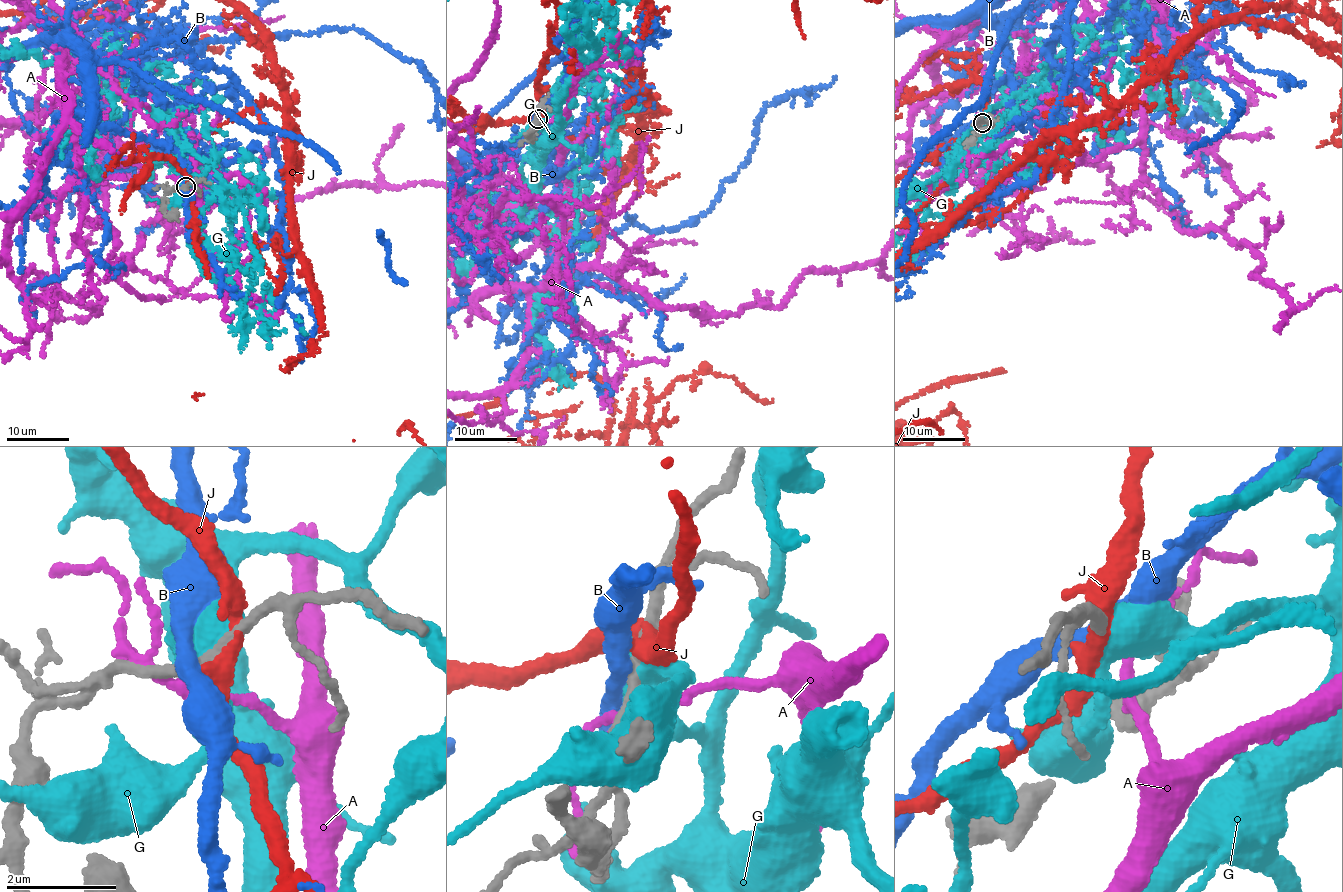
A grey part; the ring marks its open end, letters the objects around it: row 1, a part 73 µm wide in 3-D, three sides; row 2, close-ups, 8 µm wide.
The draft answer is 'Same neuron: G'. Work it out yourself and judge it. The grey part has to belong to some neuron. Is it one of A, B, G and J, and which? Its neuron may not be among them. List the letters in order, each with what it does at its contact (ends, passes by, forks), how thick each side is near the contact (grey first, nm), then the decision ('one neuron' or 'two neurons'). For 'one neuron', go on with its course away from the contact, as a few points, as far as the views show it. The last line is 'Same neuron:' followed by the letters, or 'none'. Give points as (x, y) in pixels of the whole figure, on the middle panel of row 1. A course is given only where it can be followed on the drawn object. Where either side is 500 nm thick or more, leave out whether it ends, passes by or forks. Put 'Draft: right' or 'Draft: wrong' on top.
Draft: right
A: it forks | 170/180 nm | two neurons
B: it passes by | 180/320 nm | two neurons
G: 180/500 nm | one neuron
J: it forks | 180/260 nm | two neurons
Same neuron: G

